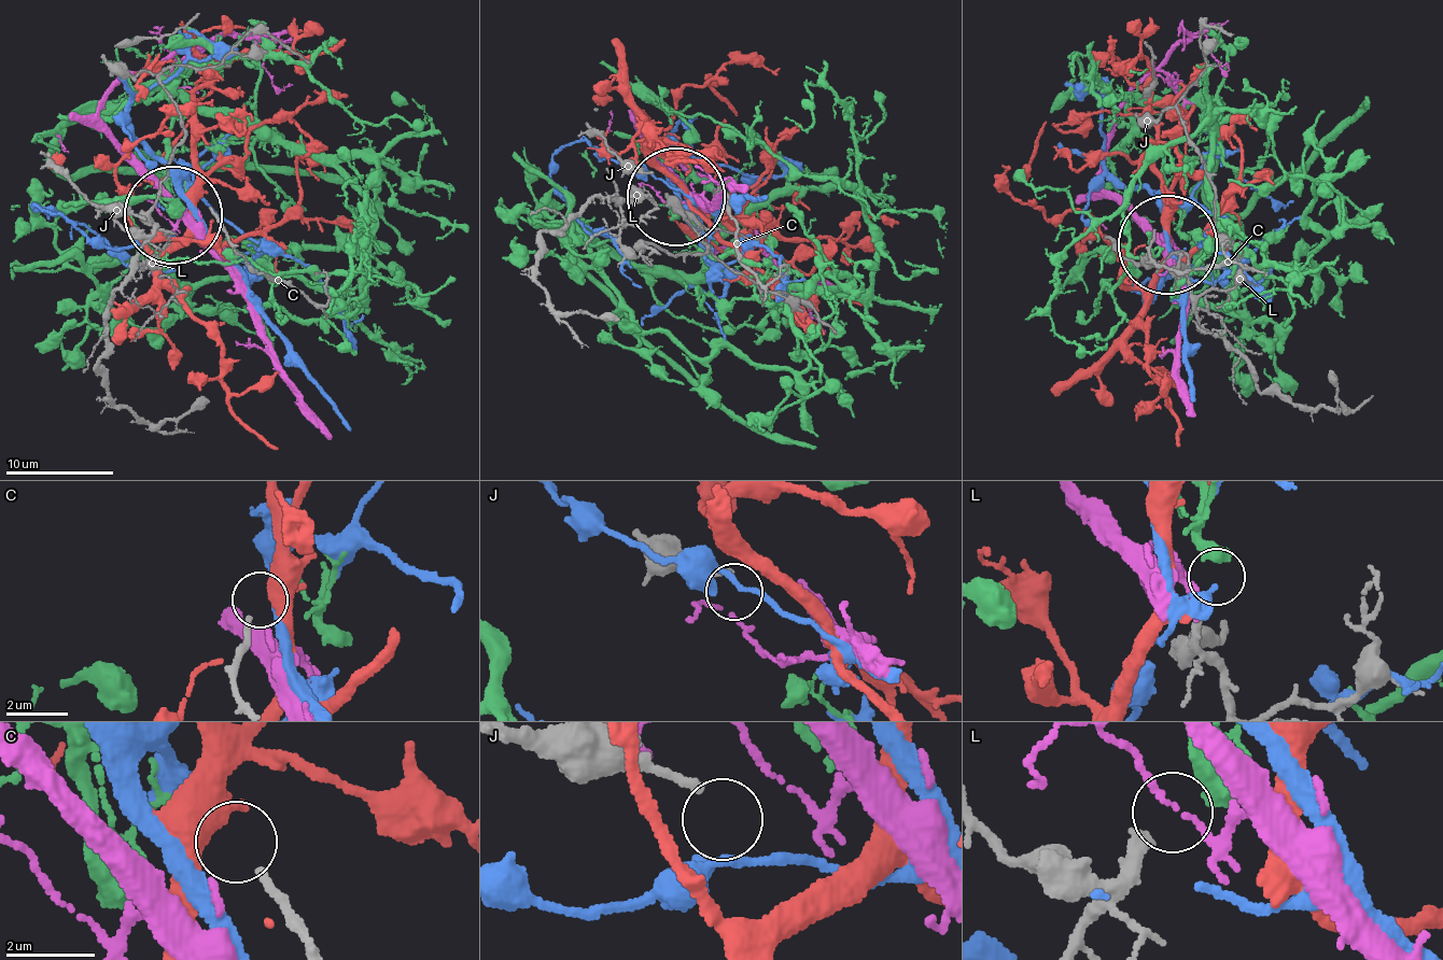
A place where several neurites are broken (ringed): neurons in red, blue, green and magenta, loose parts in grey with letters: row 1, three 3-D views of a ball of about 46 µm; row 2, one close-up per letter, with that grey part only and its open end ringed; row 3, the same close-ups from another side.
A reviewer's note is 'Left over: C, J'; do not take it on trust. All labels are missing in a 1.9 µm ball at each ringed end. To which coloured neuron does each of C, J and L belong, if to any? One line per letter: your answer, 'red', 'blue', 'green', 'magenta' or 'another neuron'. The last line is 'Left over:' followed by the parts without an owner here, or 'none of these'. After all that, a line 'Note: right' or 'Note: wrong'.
C: another neuron
J: another neuron
L: green
Left over: C, J
Note: right

